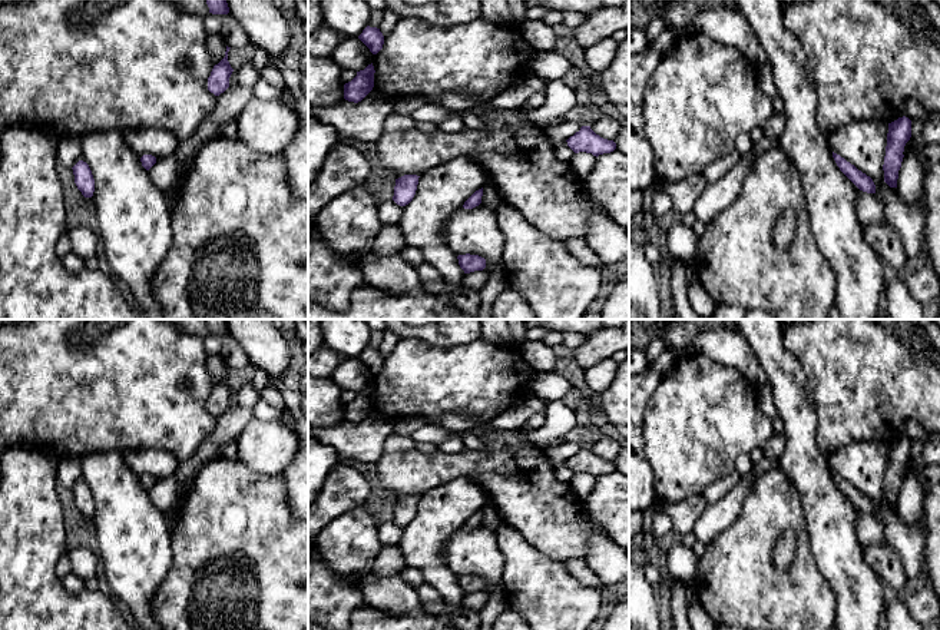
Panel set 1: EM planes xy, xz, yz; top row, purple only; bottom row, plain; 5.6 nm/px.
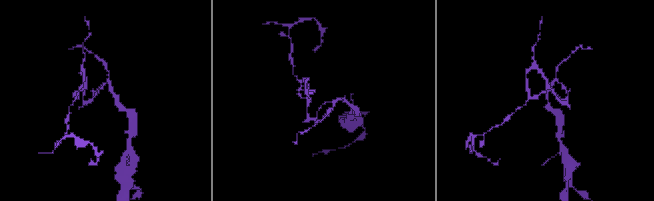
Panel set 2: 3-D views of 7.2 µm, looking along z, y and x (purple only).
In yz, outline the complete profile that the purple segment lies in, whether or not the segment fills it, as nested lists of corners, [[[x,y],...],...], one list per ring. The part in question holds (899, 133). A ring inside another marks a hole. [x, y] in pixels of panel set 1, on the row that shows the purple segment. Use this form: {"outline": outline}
{"outline": [[[906,116],[888,123],[887,146],[884,156],[884,182],[897,188],[898,170],[903,162],[906,143],[911,137],[911,120]]]}

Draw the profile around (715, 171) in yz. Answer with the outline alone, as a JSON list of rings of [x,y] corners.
[[[731,150],[725,156],[716,159],[715,162],[709,163],[704,169],[704,178],[706,179],[708,183],[715,183],[719,179],[722,179],[729,170],[732,170],[738,162],[741,160],[741,155],[738,150]]]

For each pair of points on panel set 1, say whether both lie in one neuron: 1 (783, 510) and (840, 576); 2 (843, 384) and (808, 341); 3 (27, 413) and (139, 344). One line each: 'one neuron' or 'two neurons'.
1: two neurons
2: one neuron
3: one neuron

